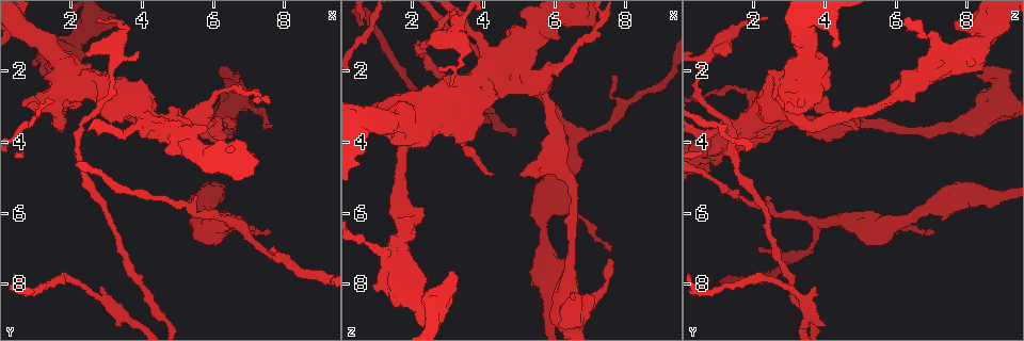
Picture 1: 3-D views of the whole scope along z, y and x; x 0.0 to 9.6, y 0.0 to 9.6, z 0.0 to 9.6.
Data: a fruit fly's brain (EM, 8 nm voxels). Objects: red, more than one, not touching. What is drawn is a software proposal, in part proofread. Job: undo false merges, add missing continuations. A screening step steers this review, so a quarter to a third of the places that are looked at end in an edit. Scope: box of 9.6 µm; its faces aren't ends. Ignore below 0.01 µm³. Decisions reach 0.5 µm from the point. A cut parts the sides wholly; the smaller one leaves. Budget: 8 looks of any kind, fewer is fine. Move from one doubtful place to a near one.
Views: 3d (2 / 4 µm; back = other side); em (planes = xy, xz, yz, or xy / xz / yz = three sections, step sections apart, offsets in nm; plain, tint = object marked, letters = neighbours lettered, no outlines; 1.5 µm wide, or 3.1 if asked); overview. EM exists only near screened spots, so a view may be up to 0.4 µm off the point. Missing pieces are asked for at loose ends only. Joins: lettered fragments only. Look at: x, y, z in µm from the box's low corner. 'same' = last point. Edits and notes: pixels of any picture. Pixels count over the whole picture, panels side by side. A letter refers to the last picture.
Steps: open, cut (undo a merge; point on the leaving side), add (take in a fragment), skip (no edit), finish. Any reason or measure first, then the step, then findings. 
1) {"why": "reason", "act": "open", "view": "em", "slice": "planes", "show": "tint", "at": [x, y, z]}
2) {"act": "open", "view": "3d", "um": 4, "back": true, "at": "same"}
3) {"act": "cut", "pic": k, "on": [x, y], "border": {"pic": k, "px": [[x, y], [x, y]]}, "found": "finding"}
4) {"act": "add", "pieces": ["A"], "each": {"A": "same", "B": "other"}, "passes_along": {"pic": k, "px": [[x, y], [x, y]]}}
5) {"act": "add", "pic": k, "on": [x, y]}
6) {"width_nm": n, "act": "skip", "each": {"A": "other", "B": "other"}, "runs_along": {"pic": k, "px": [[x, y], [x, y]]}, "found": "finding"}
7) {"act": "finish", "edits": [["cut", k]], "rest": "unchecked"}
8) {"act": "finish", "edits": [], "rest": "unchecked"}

{"why": "free end", "act": "open", "view": "em", "slice": "planes", "show": "letters", "at": [6.15, 4.40, 1.15]}

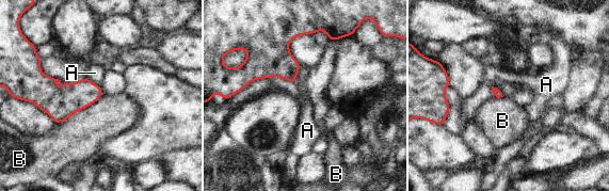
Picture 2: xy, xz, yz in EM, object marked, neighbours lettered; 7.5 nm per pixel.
{"longest_contact_nm": ["B", 400], "act": "skip", "each": {"A": "other", "B": "other"}, "border": {"pic": 2, "px": [[101, 96], [55, 124]]}, "found": "none of them fits"}

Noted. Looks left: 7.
{"act": "open", "view": "3d", "um": 2, "at": [4.25, 3.70, 4.95]}

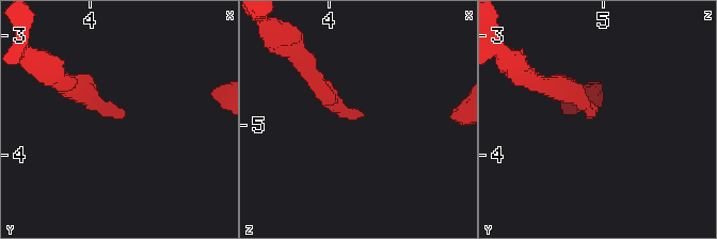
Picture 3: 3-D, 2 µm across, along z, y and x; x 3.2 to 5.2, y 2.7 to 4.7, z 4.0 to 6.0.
{"act": "open", "view": "em", "slice": "planes", "show": "letters", "at": [4.32, 3.66, 4.92]}

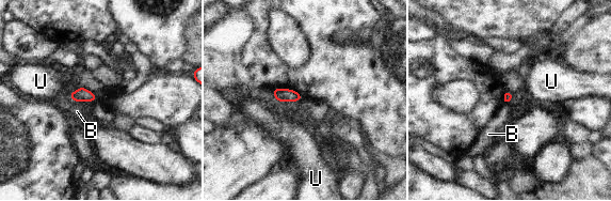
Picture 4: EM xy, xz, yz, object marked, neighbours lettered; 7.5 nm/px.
{"act": "skip", "each": {"B": "other", "U": "other"}, "border": {"pic": 4, "px": [[73, 101], [80, 102]]}, "found": "no lettered fragment goes on from it"}

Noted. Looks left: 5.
{"why": "sudden change in width", "act": "open", "view": "em", "slice": "planes", "show": "letters", "at": [5.80, 5.75, 7.15]}

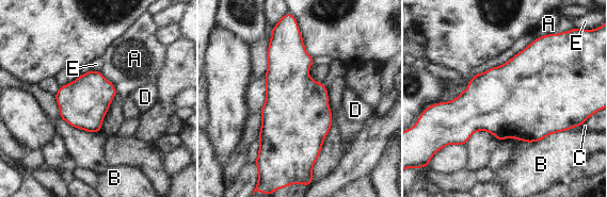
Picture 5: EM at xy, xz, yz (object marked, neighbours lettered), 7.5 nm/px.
{"act": "skip", "each": {"A": "other", "B": "other", "C": "other", "D": "other", "E": "other"}, "border": {"pic": 5, "px": [[100, 71], [117, 93]]}, "found": "one neuron here"}

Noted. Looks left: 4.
{"act": "finish", "edits": [], "rest": "unchecked"}

